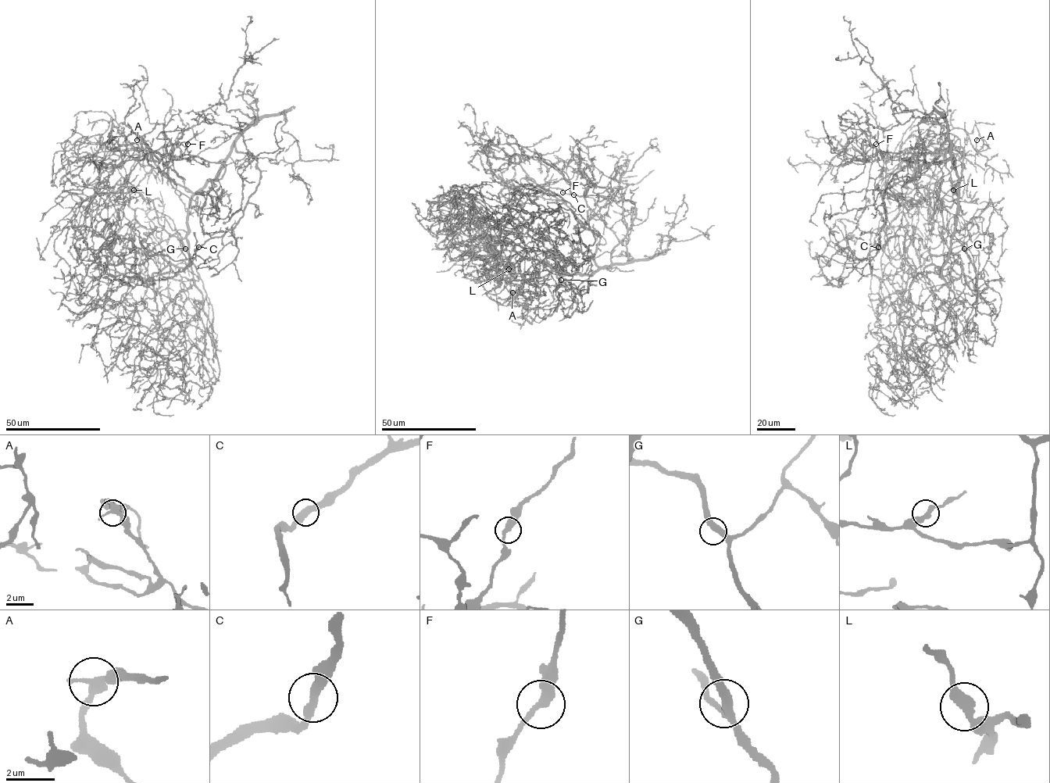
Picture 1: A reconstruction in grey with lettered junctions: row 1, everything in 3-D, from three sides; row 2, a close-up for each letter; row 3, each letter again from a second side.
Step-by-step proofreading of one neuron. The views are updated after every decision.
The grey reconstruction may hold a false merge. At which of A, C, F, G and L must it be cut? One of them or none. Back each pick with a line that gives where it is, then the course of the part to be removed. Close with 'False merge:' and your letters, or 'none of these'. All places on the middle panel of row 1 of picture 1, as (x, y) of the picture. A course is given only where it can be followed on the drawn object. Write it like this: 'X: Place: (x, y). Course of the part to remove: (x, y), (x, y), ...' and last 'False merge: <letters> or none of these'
False merge: none of these

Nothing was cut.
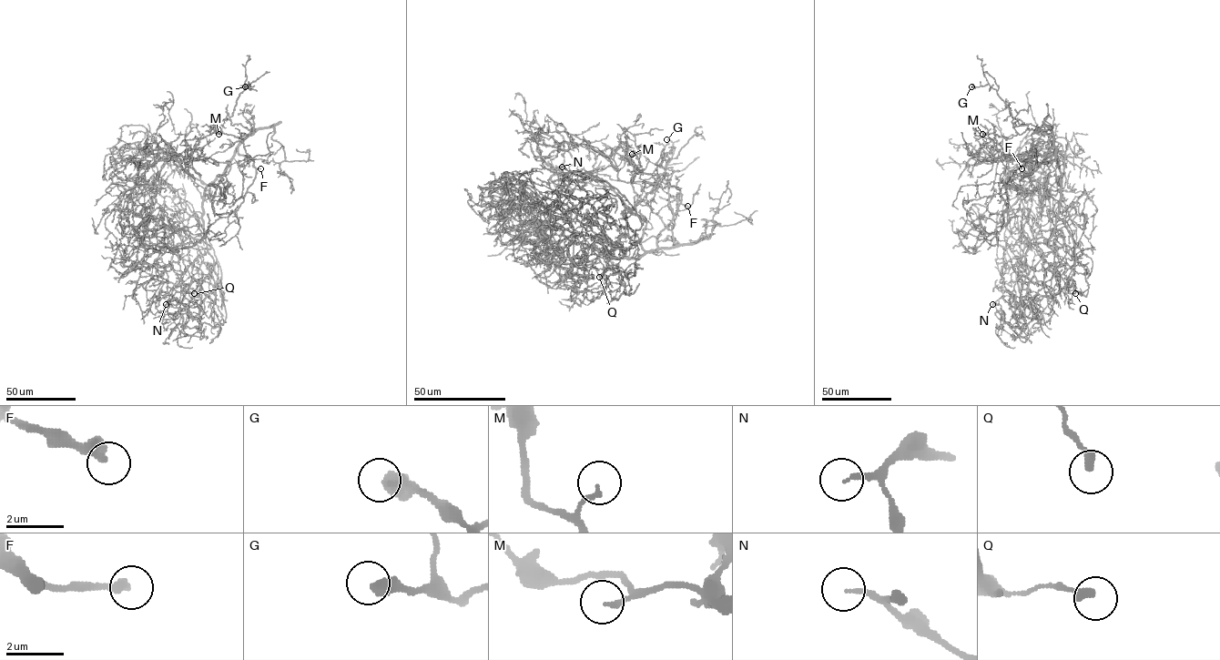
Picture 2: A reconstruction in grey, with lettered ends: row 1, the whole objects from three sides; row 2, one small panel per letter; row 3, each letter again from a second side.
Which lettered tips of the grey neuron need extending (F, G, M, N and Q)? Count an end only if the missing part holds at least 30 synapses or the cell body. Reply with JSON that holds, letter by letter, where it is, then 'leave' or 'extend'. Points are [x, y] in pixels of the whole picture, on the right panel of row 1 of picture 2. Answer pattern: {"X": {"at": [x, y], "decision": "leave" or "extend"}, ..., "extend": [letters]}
{"F": {"at": [1021, 168], "decision": "extend"}, "G": {"at": [971, 86], "decision": "leave"}, "M": {"at": [982, 134], "decision": "leave"}, "N": {"at": [992, 304], "decision": "extend"}, "Q": {"at": [1075, 293], "decision": "leave"}, "extend": ["F", "N"]}

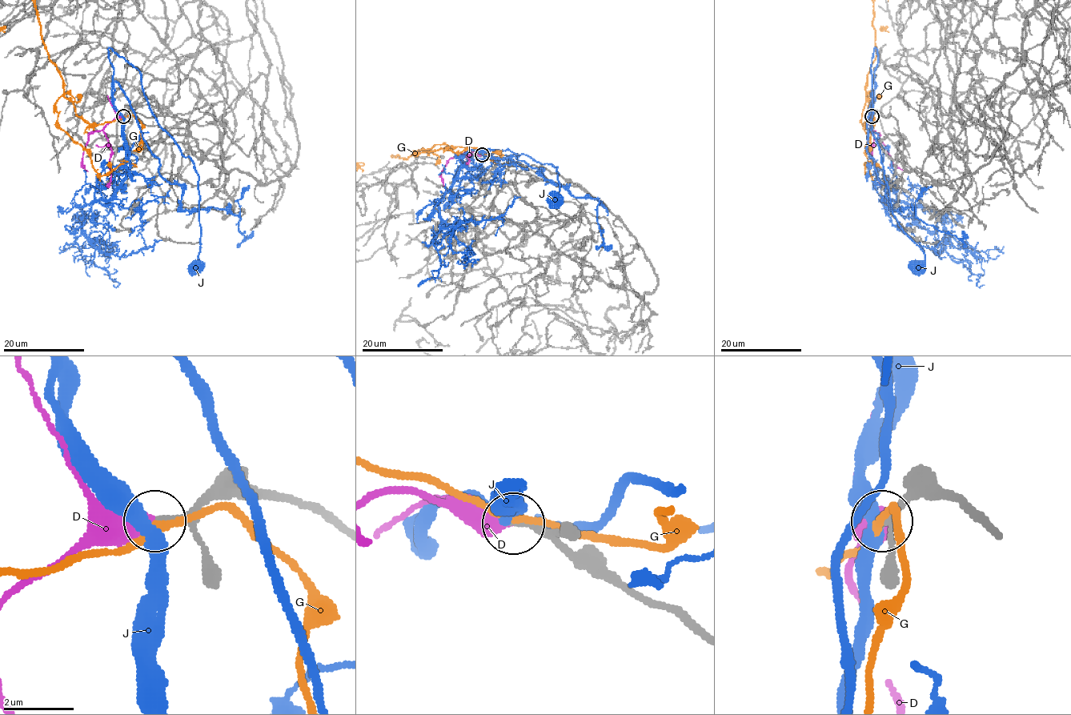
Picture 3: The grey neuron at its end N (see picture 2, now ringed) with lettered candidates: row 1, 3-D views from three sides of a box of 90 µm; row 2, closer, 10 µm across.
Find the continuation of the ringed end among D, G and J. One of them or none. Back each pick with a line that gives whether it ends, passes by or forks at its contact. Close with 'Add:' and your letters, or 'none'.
D: it ends
Add: D

